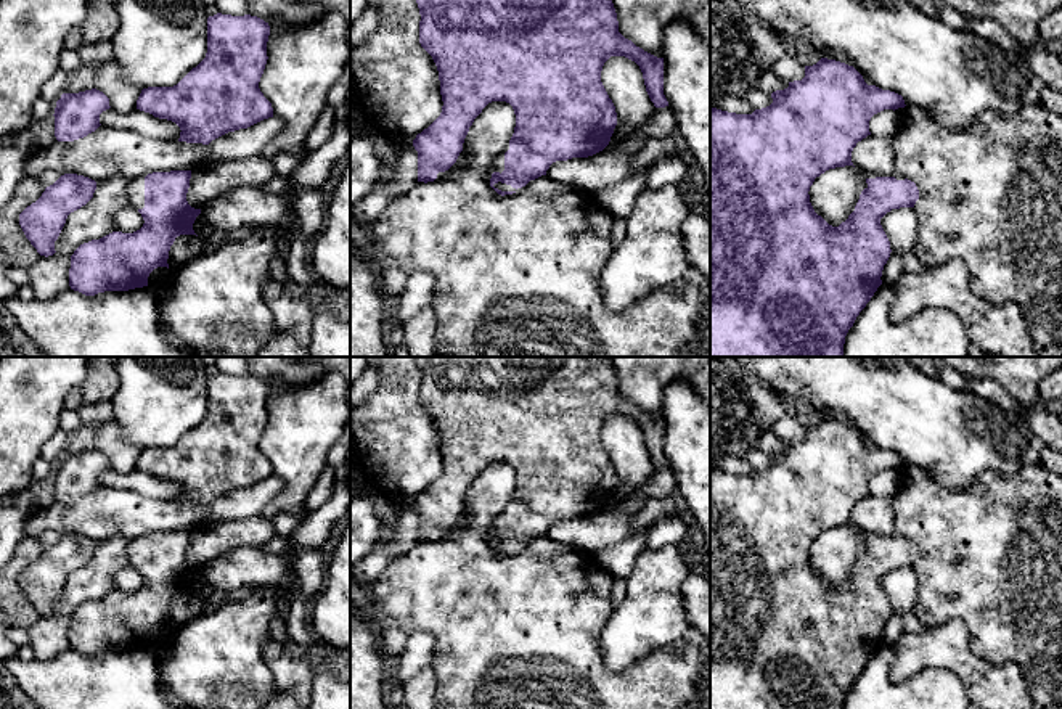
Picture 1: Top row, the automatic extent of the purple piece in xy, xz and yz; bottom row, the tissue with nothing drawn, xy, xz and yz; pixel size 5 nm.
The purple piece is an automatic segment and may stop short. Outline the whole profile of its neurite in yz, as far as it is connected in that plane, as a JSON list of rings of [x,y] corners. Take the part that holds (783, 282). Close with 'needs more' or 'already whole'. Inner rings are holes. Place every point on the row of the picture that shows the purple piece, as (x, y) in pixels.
[[[821,58],[813,66],[805,66],[802,80],[789,82],[787,88],[773,92],[771,98],[773,103],[770,106],[755,109],[752,114],[710,109],[710,357],[843,357],[845,336],[882,285],[882,270],[892,252],[880,219],[892,209],[914,207],[919,199],[919,190],[914,182],[898,174],[880,177],[858,170],[863,191],[855,211],[839,227],[829,225],[815,212],[808,191],[815,178],[826,170],[853,166],[852,151],[858,141],[871,135],[869,121],[874,114],[884,109],[895,111],[906,105],[901,95],[868,85],[853,66],[827,58]]]; needs more

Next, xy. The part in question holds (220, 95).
[[[222,13],[209,16],[206,58],[174,87],[143,88],[137,100],[137,109],[175,122],[182,130],[178,141],[202,145],[273,117],[272,103],[259,88],[268,59],[268,35],[268,23],[257,16]]]; already whole

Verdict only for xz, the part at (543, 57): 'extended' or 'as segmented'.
extended

